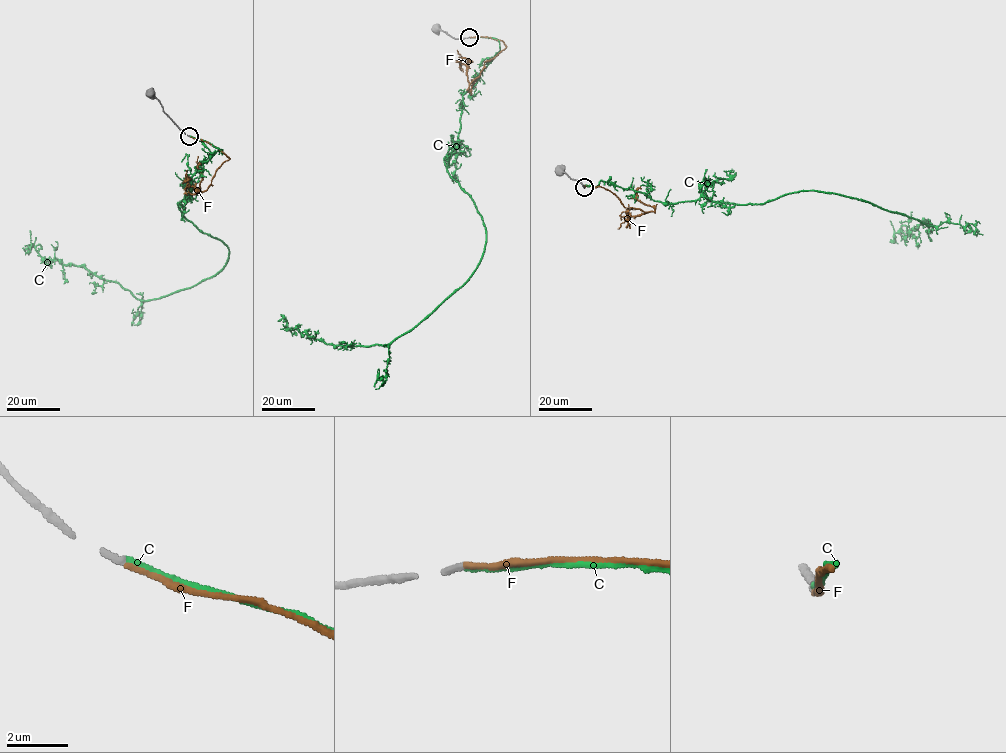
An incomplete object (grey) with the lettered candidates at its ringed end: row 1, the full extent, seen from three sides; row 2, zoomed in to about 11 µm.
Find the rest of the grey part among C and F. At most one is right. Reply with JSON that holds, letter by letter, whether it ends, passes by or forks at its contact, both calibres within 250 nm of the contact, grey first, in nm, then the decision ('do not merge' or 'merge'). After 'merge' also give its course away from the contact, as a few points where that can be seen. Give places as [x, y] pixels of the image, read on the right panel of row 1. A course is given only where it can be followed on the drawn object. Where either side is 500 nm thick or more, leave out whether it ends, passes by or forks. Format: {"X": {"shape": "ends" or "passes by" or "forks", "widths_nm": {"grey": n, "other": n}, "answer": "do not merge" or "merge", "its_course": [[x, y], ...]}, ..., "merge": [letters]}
{"C": {"shape": "ends", "widths_nm": {"grey": 220, "other": 200}, "answer": "merge", "its_course": [[584, 187], [601, 180], [665, 203], [704, 196], [753, 204], [819, 190], [934, 226], [922, 221], [895, 238]]}, "F": {"shape": "ends", "widths_nm": {"grey": 220, "other": 160}, "answer": "do not merge"}, "merge": ["C"]}

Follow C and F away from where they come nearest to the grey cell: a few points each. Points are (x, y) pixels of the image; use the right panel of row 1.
C: (584, 187), (601, 180), (665, 203), (704, 196), (753, 204), (819, 190), (934, 226), (922, 221), (895, 238)
F: (584, 188), (587, 185), (607, 189), (626, 208), (646, 212), (654, 210), (636, 199), (631, 184)

